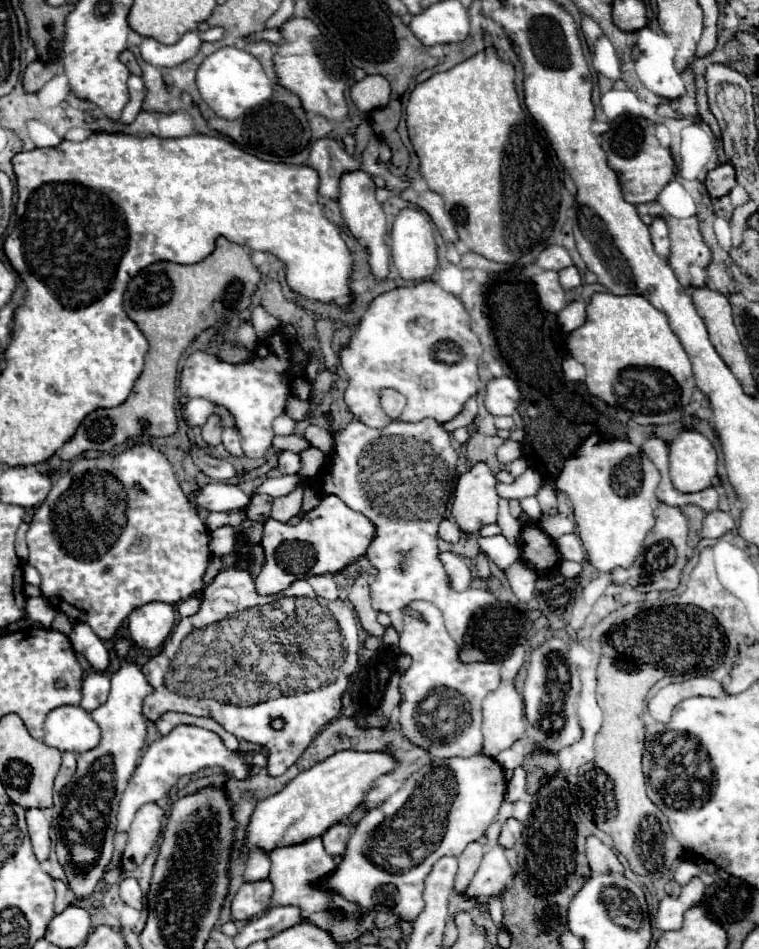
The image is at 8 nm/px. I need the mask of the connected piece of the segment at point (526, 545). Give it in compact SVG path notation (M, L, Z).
M526 526L522 530L522 560L532 566L538 574L552 572L560 564L560 554L552 544L552 538L536 526Z

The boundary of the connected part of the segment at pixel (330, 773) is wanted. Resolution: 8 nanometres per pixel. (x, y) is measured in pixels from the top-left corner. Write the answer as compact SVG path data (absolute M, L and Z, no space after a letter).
M342 750L312 766L310 770L300 772L278 794L268 796L256 804L250 816L242 852L250 854L254 850L262 850L268 854L274 848L282 848L286 844L302 844L302 840L322 836L326 828L342 822L344 816L352 814L364 802L370 784L382 774L388 774L394 766L396 760L388 752Z

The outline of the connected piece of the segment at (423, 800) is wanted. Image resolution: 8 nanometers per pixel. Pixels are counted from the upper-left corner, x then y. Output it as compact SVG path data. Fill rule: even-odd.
M474 754L470 758L450 758L444 766L426 766L406 778L404 786L388 798L382 806L370 810L358 824L348 840L346 854L338 864L338 870L320 882L322 888L332 890L344 896L350 902L360 904L364 910L388 910L396 912L402 920L414 920L422 908L422 890L424 880L430 874L436 860L442 856L460 856L464 848L480 840L488 828L488 824L498 814L498 808L504 802L506 794L506 776L504 768L490 756Z

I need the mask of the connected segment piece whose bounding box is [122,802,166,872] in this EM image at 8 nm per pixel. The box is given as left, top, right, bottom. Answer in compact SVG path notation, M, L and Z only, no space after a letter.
M154 802L144 804L136 812L136 818L128 830L128 842L122 856L124 872L136 870L144 862L144 858L150 854L152 846L158 842L158 836L162 832L164 818L166 818L164 810Z

